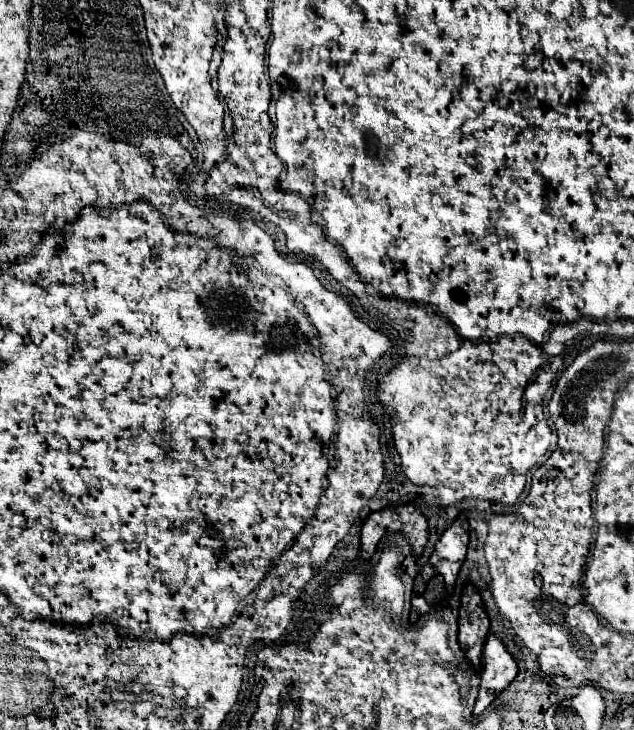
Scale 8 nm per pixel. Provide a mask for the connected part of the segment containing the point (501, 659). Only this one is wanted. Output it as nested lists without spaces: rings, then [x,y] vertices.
[[[490,634],[482,650],[482,684],[476,698],[474,714],[486,710],[494,702],[496,694],[500,694],[516,678],[516,674],[516,660],[510,656],[504,642],[498,636]]]

